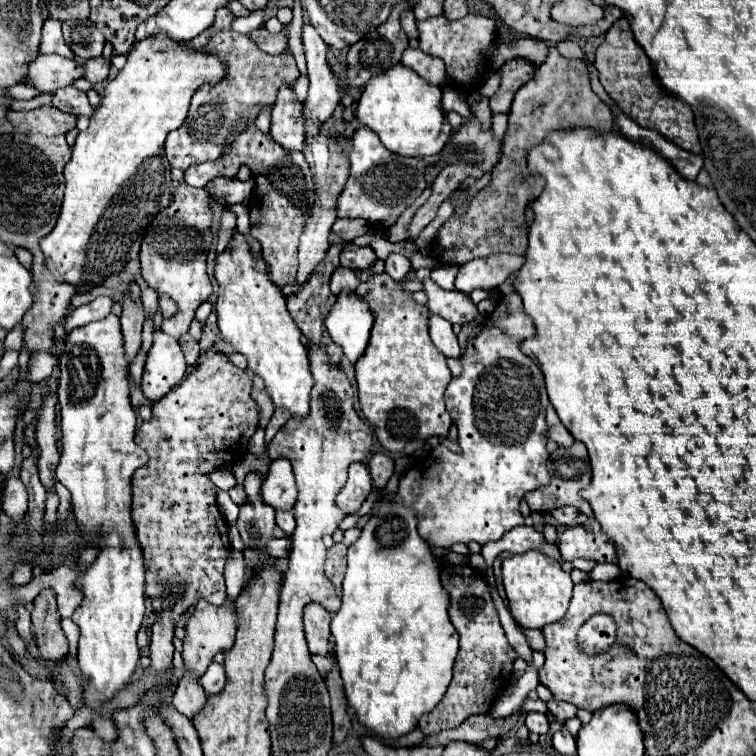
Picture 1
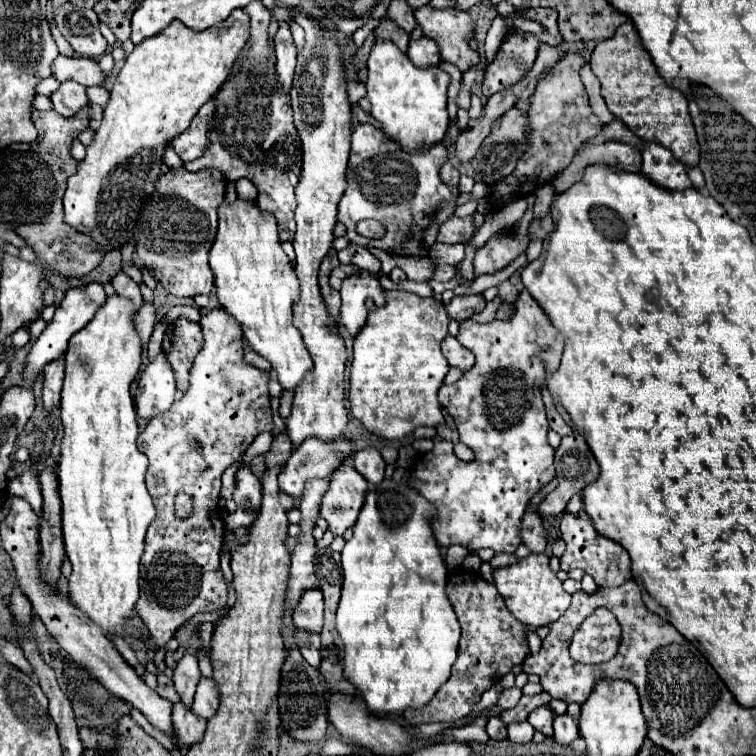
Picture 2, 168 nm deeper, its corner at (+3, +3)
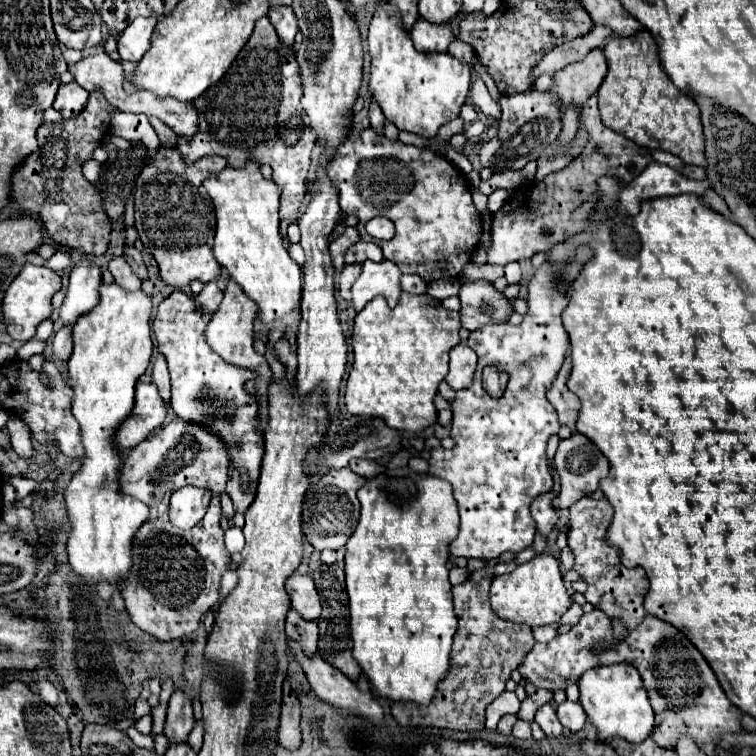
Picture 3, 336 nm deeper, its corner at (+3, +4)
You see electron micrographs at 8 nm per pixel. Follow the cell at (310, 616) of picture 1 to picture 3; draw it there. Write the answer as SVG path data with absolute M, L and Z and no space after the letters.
M293 572L285 582L285 590L287 590L289 598L291 598L291 606L305 620L317 620L319 618L321 602L319 602L319 594L315 590L315 584L313 584L311 576Z

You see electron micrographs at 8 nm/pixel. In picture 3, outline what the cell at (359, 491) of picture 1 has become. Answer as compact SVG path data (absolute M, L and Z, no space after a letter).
M349 468L325 472L305 494L303 502L303 534L315 550L339 550L347 544L359 522L357 490L365 484L365 478L353 474Z

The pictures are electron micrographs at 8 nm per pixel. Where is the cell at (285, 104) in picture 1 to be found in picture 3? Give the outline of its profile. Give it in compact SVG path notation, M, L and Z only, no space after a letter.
M275 6L269 10L269 20L273 22L277 34L283 38L283 44L285 46L293 46L293 38L299 30L297 26L297 18L295 18L295 12L291 6Z

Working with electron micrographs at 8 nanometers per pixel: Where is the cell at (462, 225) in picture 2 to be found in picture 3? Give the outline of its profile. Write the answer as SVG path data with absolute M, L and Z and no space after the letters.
M373 128L351 132L341 150L335 152L329 166L329 180L339 192L339 204L345 214L359 218L357 230L365 240L365 224L375 216L389 218L397 234L393 240L377 240L383 256L395 262L403 274L419 274L427 284L441 278L459 278L463 266L481 238L481 214L473 206L467 178L443 156L427 148L377 138Z

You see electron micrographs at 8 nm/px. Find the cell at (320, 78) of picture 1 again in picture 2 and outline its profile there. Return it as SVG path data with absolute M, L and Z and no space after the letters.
M347 81L347 95L351 103L357 103L365 95L365 85L359 81Z

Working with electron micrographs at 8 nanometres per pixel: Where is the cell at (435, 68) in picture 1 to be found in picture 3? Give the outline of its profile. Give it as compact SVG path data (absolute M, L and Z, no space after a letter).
M419 18L409 34L415 48L421 52L445 52L455 38L449 24L433 24L425 18Z

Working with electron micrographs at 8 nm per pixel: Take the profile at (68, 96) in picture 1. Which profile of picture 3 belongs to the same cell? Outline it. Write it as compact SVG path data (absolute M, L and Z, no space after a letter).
M69 82L69 84L61 84L57 98L53 102L53 108L57 112L61 112L61 116L67 118L75 118L87 104L89 92L85 88L81 88L77 82Z

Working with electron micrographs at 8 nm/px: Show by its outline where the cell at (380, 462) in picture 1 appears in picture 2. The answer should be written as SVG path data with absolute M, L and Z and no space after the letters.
M373 447L361 449L355 453L353 457L353 467L371 483L371 485L379 485L383 481L383 473L385 473L385 461L381 457L381 453Z

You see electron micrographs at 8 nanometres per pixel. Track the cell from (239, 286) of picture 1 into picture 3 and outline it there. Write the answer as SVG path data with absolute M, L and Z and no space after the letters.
M247 162L245 168L227 166L221 172L205 178L215 216L217 232L213 252L229 276L257 302L263 324L273 328L291 328L299 324L299 298L301 298L301 268L287 254L279 236L279 198L281 190L271 178L263 178L257 162Z

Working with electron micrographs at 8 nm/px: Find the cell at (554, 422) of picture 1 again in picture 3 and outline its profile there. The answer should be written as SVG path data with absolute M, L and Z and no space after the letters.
M571 356L565 358L563 362L563 368L559 370L547 398L549 402L553 404L553 408L557 410L559 414L559 422L563 426L569 426L571 430L575 430L575 422L577 422L577 412L581 408L581 402L577 396L571 394L571 390L567 388L567 378L571 374Z

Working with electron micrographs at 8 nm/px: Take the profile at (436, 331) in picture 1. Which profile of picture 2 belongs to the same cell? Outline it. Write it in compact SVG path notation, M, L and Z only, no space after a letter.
M447 335L443 339L441 349L443 349L443 355L449 361L449 365L453 365L461 371L467 371L467 367L473 367L473 363L475 363L473 353L469 349L461 347L461 343L457 343L457 339L453 335Z

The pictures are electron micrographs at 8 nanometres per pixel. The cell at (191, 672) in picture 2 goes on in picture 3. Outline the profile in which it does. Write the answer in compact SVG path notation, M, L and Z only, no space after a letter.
M173 692L169 700L165 730L163 730L169 744L183 744L189 732L193 730L193 726L195 726L195 718L193 718L191 702L185 698L183 692Z

